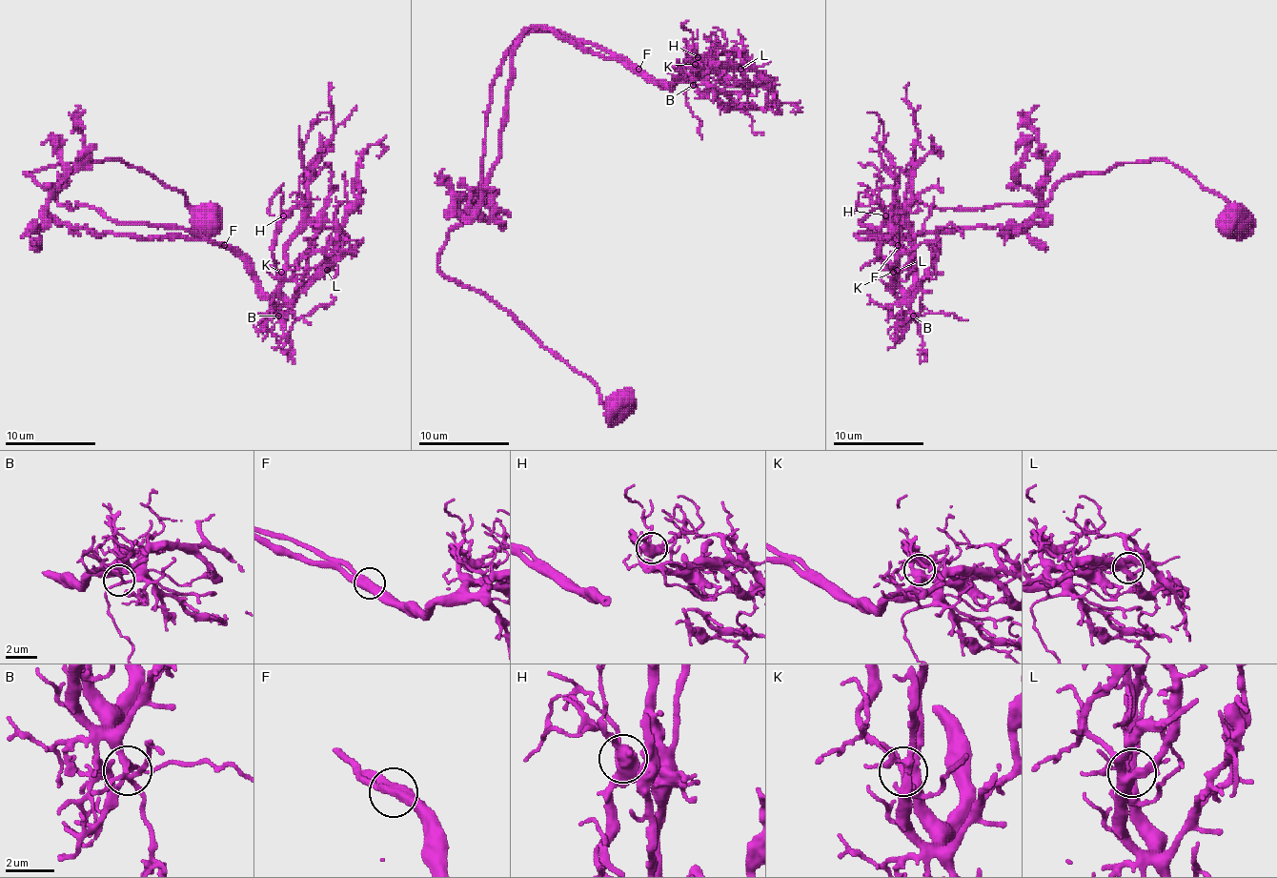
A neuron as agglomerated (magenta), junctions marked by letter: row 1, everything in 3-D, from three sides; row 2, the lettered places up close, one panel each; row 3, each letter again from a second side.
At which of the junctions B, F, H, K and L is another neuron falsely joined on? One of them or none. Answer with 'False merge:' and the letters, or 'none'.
False merge: none

